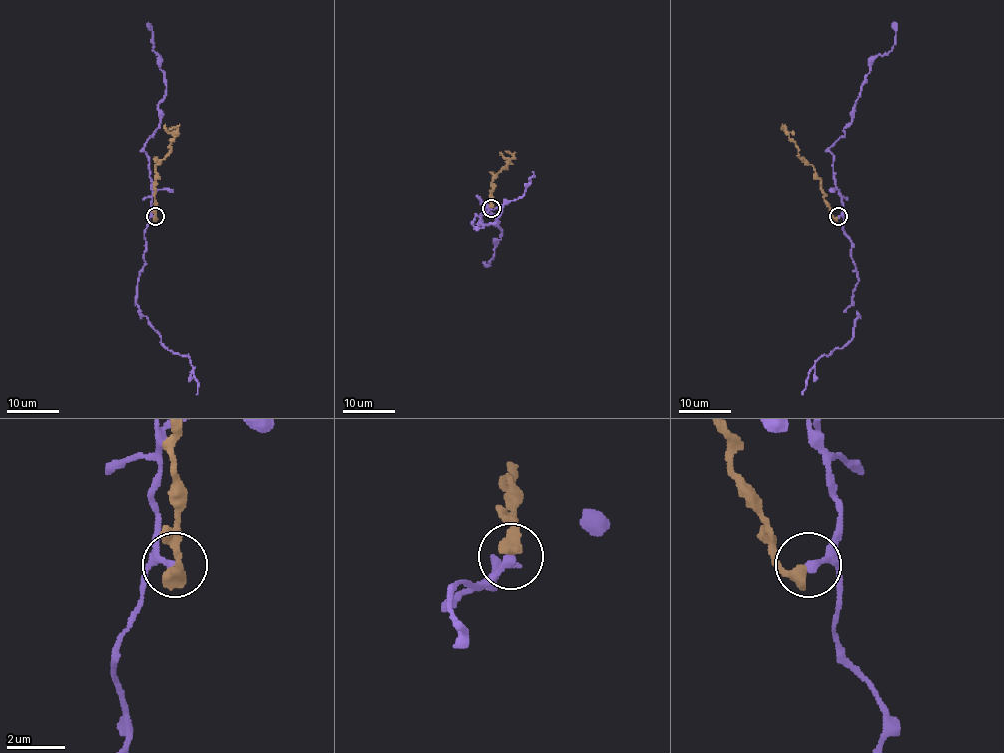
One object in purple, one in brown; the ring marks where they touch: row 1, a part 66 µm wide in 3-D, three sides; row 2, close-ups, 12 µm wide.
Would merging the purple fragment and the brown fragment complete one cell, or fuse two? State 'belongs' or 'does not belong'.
does not belong

